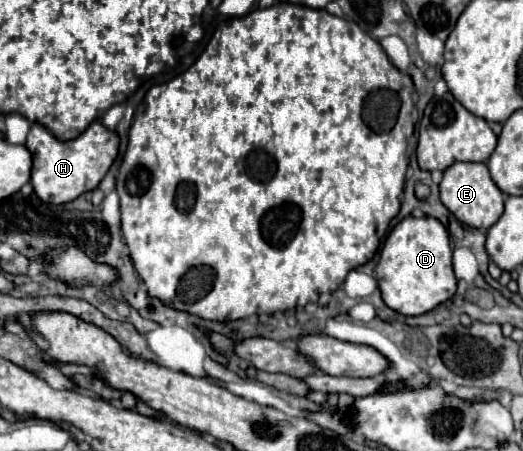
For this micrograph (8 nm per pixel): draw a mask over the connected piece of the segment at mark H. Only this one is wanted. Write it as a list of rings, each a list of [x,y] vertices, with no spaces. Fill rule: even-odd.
[[[97,119],[79,137],[61,141],[43,125],[33,123],[25,147],[33,155],[31,185],[35,193],[41,197],[41,201],[59,205],[59,203],[69,203],[77,199],[81,193],[93,191],[99,185],[99,181],[105,177],[105,173],[109,171],[111,163],[119,153],[119,135],[115,131],[109,131]]]

